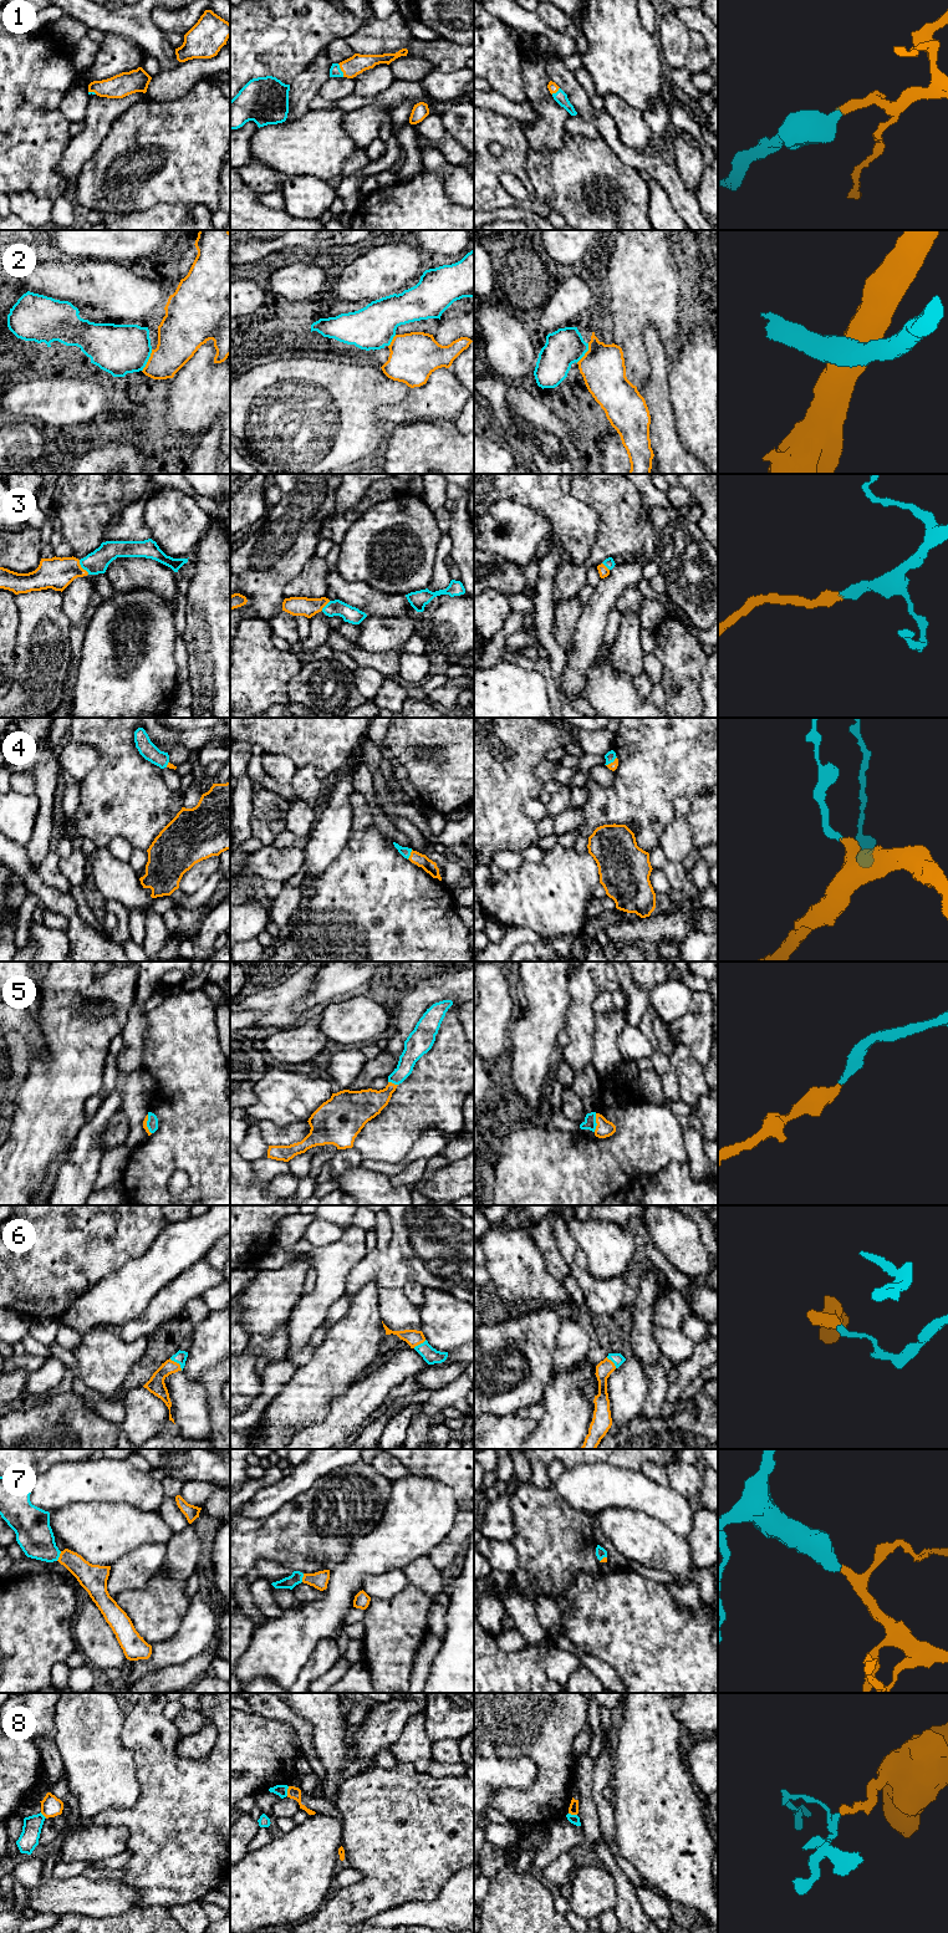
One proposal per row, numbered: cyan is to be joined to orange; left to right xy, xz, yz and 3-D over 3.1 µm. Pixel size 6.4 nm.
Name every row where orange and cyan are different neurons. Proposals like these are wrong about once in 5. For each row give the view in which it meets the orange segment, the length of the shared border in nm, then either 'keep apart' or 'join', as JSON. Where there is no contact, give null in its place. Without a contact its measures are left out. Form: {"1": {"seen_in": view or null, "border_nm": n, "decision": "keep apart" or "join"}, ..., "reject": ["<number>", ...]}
{"1": {"seen_in": "xz", "border_nm": 100, "decision": "join"}, "2": {"seen_in": "xy", "border_nm": 160, "decision": "join"}, "3": {"seen_in": "xy", "border_nm": 120, "decision": "join"}, "4": {"seen_in": "xz", "border_nm": 70, "decision": "join"}, "5": {"seen_in": "yz", "border_nm": 120, "decision": "join"}, "6": {"seen_in": "xy", "border_nm": 120, "decision": "join"}, "7": {"seen_in": "xy", "border_nm": 70, "decision": "join"}, "8": {"seen_in": "xz", "border_nm": 70, "decision": "keep apart"}, "reject": ["8"]}

